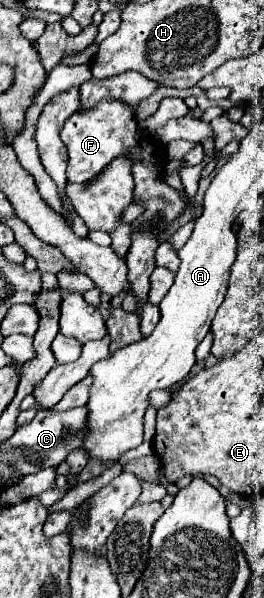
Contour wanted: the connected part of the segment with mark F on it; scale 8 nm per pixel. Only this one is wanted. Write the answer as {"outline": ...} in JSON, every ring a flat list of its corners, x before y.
{"outline":[[106,100,104,104,98,104,92,108,92,112,74,112,60,130,62,142,68,148,68,170,66,176,70,182,90,182,104,170,114,158,128,156,132,160,132,176,134,176,134,200,132,204,142,204,144,212,142,216,132,224,132,232,138,230,138,222,152,224,154,220,164,220,162,226,158,226,158,234,164,236,164,232,172,226,172,222,186,210,186,200,182,194,174,188,170,188,162,180,164,164,166,164,166,152,162,152,160,140,156,142,150,136,142,136,138,132,136,118,132,114,132,108,128,104,116,104,116,100]]}

